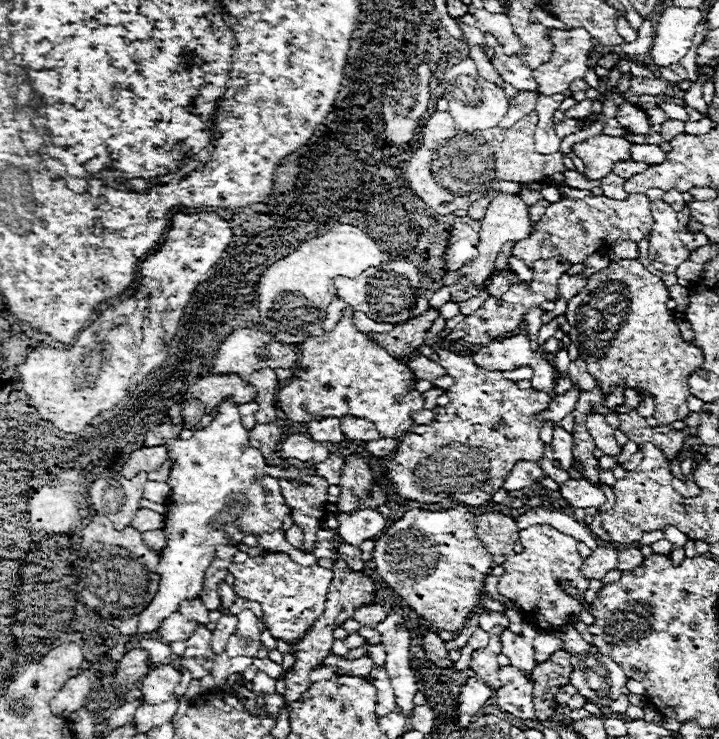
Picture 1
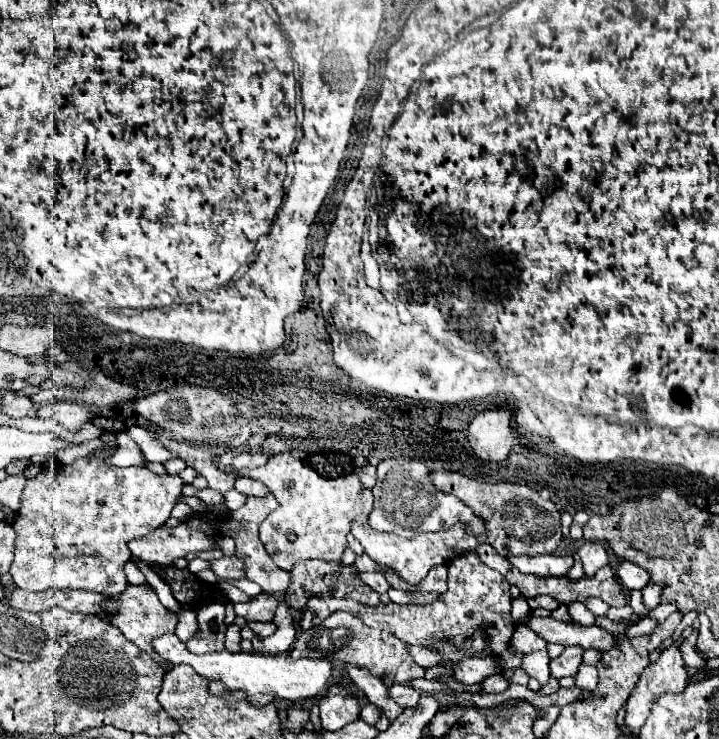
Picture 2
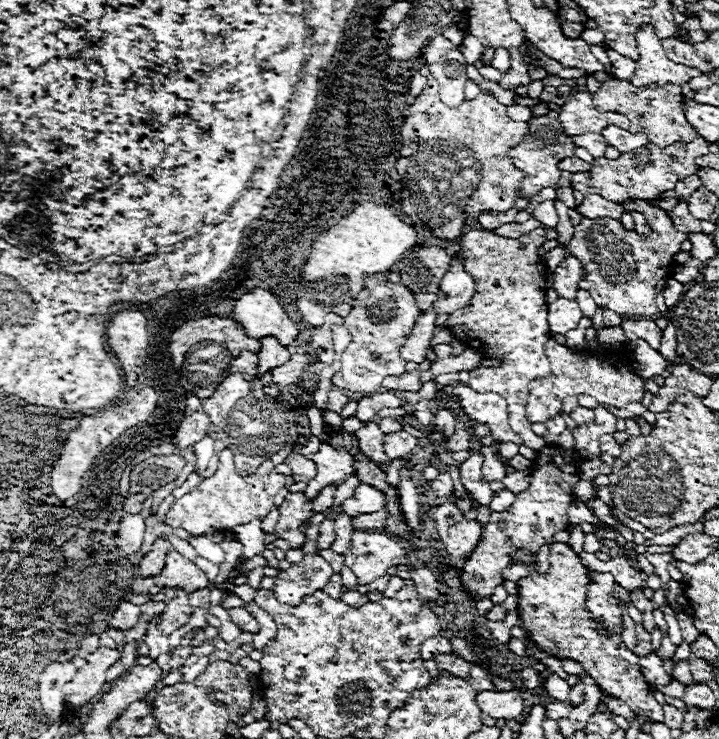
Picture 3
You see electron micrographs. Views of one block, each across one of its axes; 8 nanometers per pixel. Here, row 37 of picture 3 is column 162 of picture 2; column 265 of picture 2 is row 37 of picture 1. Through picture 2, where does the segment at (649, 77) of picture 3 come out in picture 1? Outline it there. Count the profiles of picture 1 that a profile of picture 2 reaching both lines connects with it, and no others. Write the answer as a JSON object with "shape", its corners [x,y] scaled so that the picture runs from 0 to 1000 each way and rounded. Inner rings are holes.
{"shape":[[[929,8],[910,41],[910,60],[904,68],[910,89],[926,92],[932,87],[943,87],[957,70],[974,27],[976,16],[971,11]]]}

